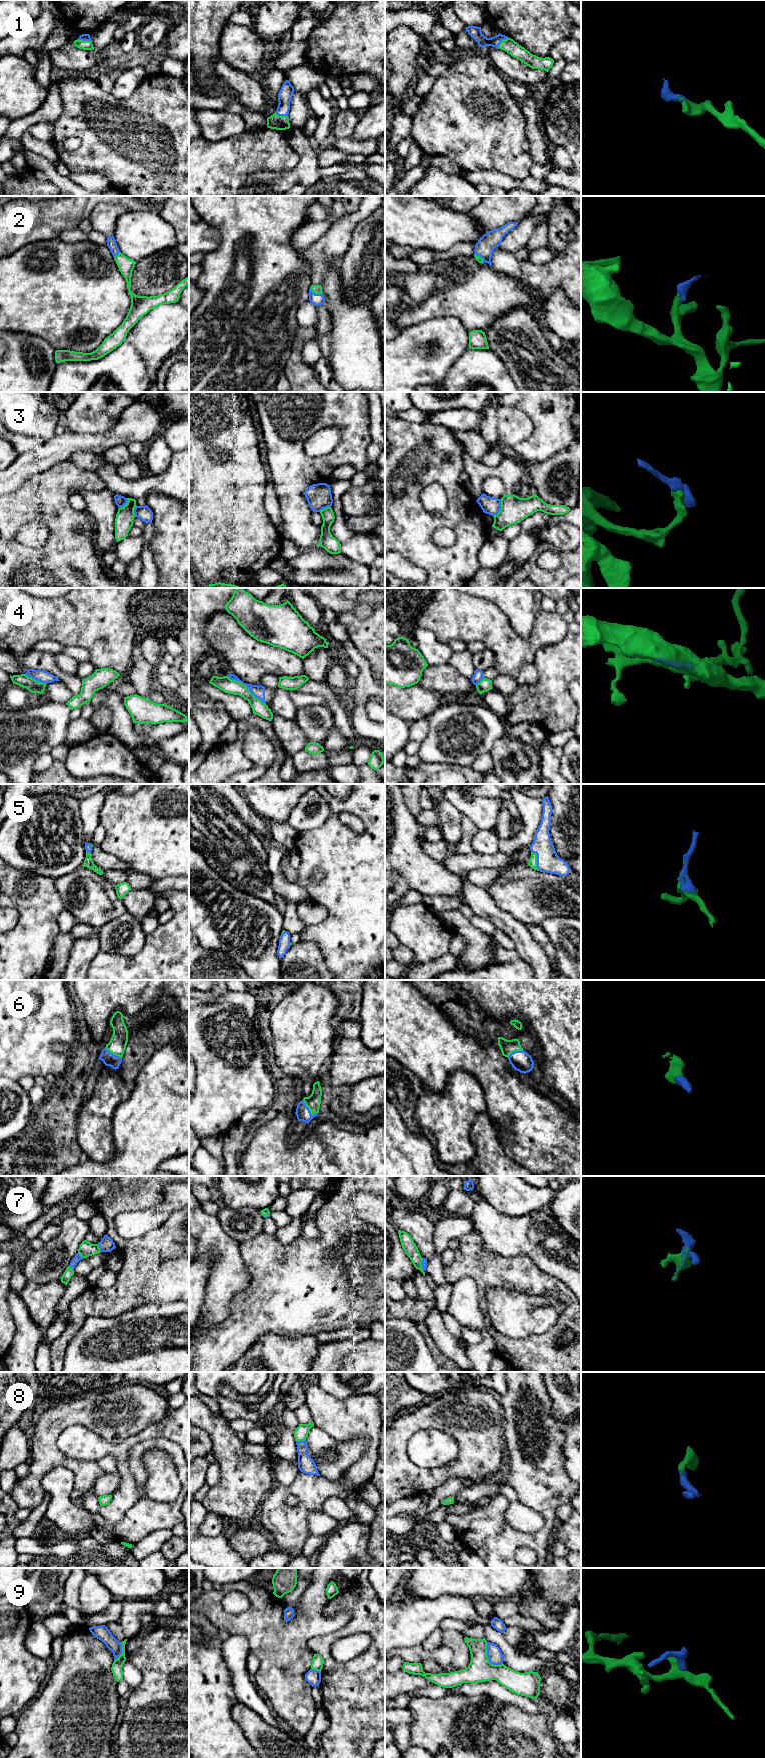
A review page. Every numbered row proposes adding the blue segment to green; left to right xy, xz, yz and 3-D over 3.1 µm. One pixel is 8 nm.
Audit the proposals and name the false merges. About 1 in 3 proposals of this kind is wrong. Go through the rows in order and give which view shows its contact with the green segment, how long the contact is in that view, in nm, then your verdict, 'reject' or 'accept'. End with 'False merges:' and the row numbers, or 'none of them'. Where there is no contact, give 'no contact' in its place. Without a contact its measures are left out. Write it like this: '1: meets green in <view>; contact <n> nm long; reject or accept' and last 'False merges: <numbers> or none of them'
1: meets green in xy; contact 120 nm long; accept
2: meets green in xz; contact 120 nm long; accept
3: meets green in yz; contact 160 nm long; reject
4: meets green in xz; contact 400 nm long; reject
5: meets green in yz; contact 170 nm long; accept
6: meets green in xz; contact 170 nm long; accept
7: meets green in xy; contact 70 nm long; accept
8: meets green in xz; contact 80 nm long; accept
9: meets green in yz; contact 220 nm long; reject
False merges: 3, 4, 9

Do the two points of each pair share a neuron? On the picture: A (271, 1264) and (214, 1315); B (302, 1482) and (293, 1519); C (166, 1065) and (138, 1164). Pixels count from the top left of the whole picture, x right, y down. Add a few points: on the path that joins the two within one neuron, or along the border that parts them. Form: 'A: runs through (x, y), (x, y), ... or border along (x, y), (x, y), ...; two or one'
A: border along (248, 1284), (231, 1300), (230, 1316), (222, 1322); two
B: runs through (303, 1491), (302, 1510); one
C: runs through (166, 1090), (166, 1113), (147, 1132), (144, 1139); one

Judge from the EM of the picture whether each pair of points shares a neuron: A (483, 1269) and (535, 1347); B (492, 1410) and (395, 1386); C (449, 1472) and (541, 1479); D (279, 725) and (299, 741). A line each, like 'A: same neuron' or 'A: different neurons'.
A: same neuron
B: different neurons
C: different neurons
D: same neuron

